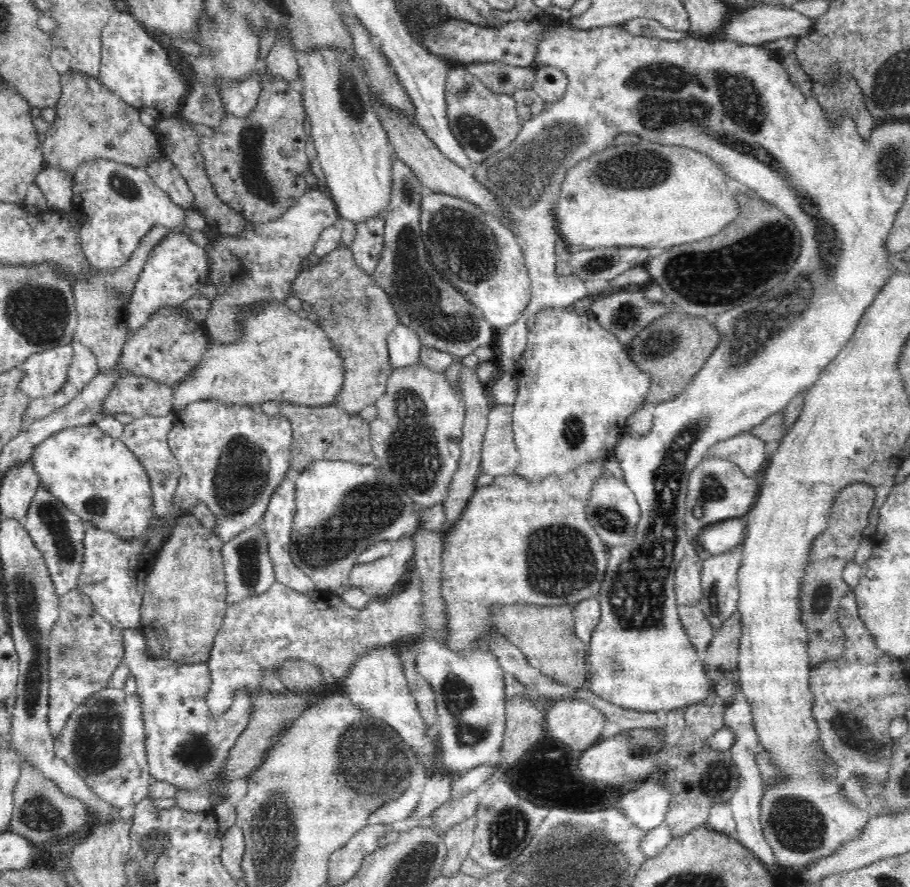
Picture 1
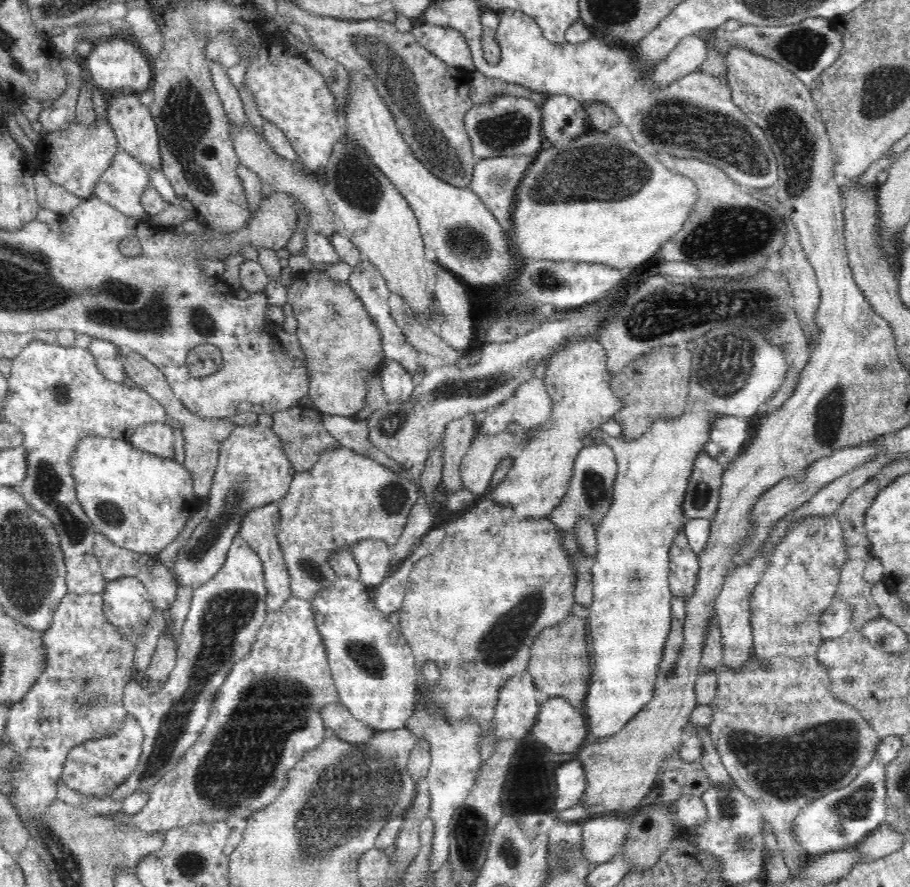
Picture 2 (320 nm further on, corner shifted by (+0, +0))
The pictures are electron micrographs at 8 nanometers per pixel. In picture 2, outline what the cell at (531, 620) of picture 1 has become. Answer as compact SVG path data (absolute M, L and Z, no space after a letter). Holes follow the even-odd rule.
M570 614L562 622L542 630L531 647L527 669L539 691L545 692L548 697L563 697L570 705L580 710L584 707L582 704L587 698L591 681L586 622L586 618Z

